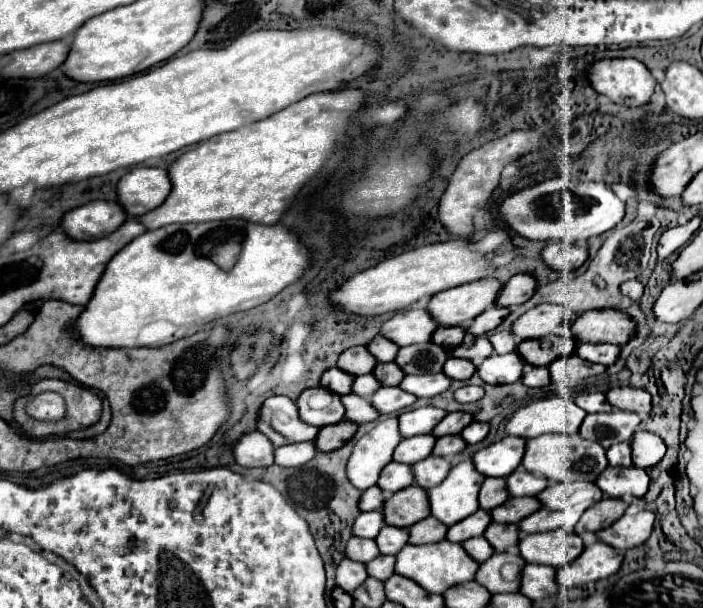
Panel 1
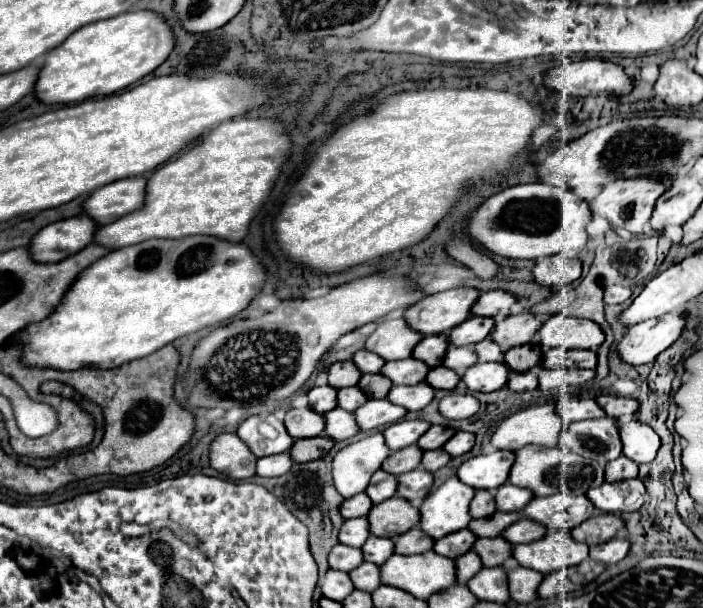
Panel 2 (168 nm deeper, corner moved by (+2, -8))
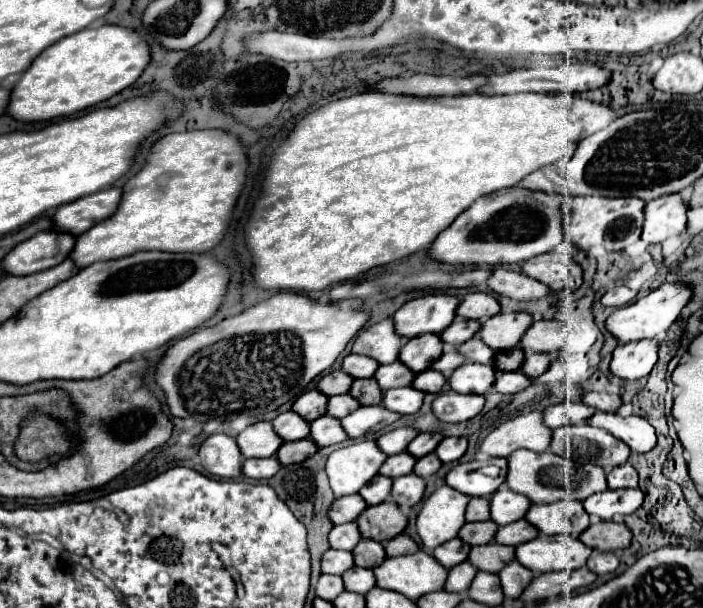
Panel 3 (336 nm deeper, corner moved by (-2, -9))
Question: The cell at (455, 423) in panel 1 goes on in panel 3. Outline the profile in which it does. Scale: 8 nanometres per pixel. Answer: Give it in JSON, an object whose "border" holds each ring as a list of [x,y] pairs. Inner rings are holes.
{"border":[[[419,433],[411,443],[409,443],[409,453],[413,457],[425,457],[427,453],[433,453],[437,449],[437,445],[441,443],[443,435],[441,433]]]}

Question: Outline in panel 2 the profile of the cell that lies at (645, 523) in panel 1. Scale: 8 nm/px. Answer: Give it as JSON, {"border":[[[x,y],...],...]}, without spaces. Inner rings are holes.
{"border":[[[617,536],[617,538],[613,538],[613,540],[605,542],[605,544],[593,546],[591,552],[589,552],[589,558],[597,560],[599,564],[613,566],[613,564],[617,564],[619,560],[623,560],[623,558],[627,556],[627,552],[629,552],[629,542],[627,542],[627,538],[619,538],[619,536]]]}

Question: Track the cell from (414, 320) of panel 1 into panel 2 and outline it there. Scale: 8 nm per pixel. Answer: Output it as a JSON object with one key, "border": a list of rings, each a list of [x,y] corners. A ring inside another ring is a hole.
{"border":[[[403,318],[385,320],[377,324],[377,330],[367,338],[365,350],[375,352],[383,360],[403,360],[409,358],[413,346],[421,340],[421,334],[413,332]]]}

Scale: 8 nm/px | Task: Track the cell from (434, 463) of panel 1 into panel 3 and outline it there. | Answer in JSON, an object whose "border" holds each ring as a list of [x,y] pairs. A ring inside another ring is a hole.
{"border":[[[415,473],[393,479],[391,501],[395,501],[401,509],[409,509],[417,505],[423,499],[423,493],[425,493],[425,479],[421,479]]]}

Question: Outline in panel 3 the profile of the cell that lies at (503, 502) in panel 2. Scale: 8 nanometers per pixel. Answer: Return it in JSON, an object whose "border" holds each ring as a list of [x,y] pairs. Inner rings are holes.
{"border":[[[503,483],[501,489],[497,489],[497,493],[493,493],[491,497],[491,519],[497,521],[499,525],[509,525],[513,521],[523,519],[529,505],[531,501],[525,495],[511,491]]]}

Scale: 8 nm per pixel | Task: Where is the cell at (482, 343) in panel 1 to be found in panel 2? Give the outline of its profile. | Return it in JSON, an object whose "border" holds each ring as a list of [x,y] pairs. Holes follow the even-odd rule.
{"border":[[[449,344],[447,352],[445,352],[445,360],[443,366],[451,368],[453,372],[457,372],[459,376],[465,372],[465,368],[473,366],[477,362],[477,354],[473,352],[471,346],[453,346]]]}

